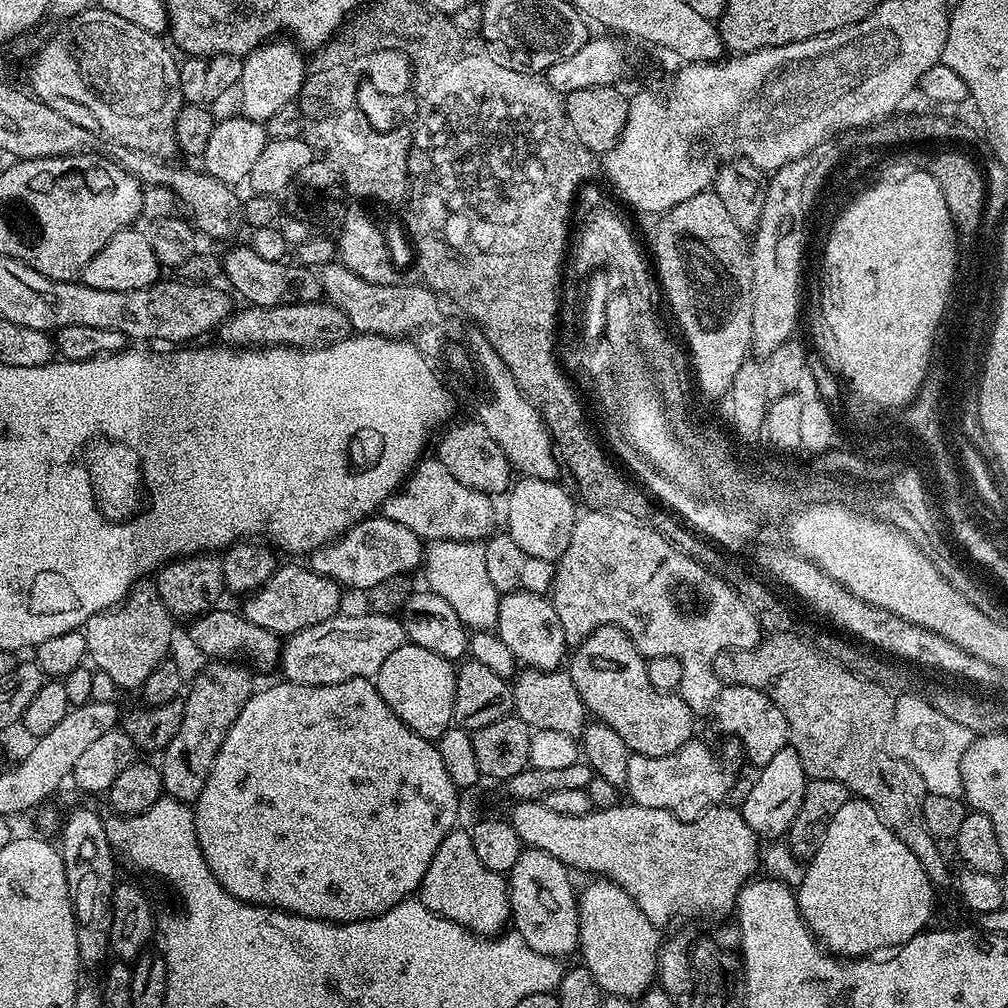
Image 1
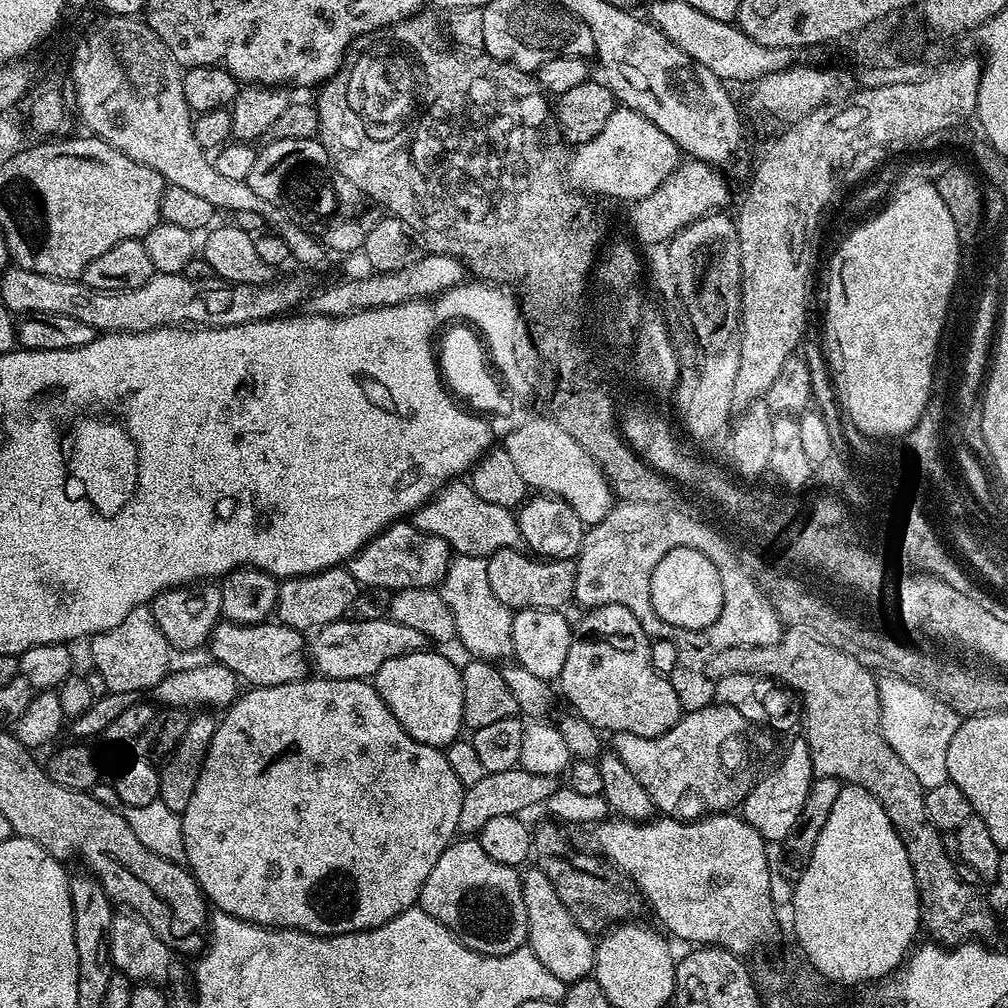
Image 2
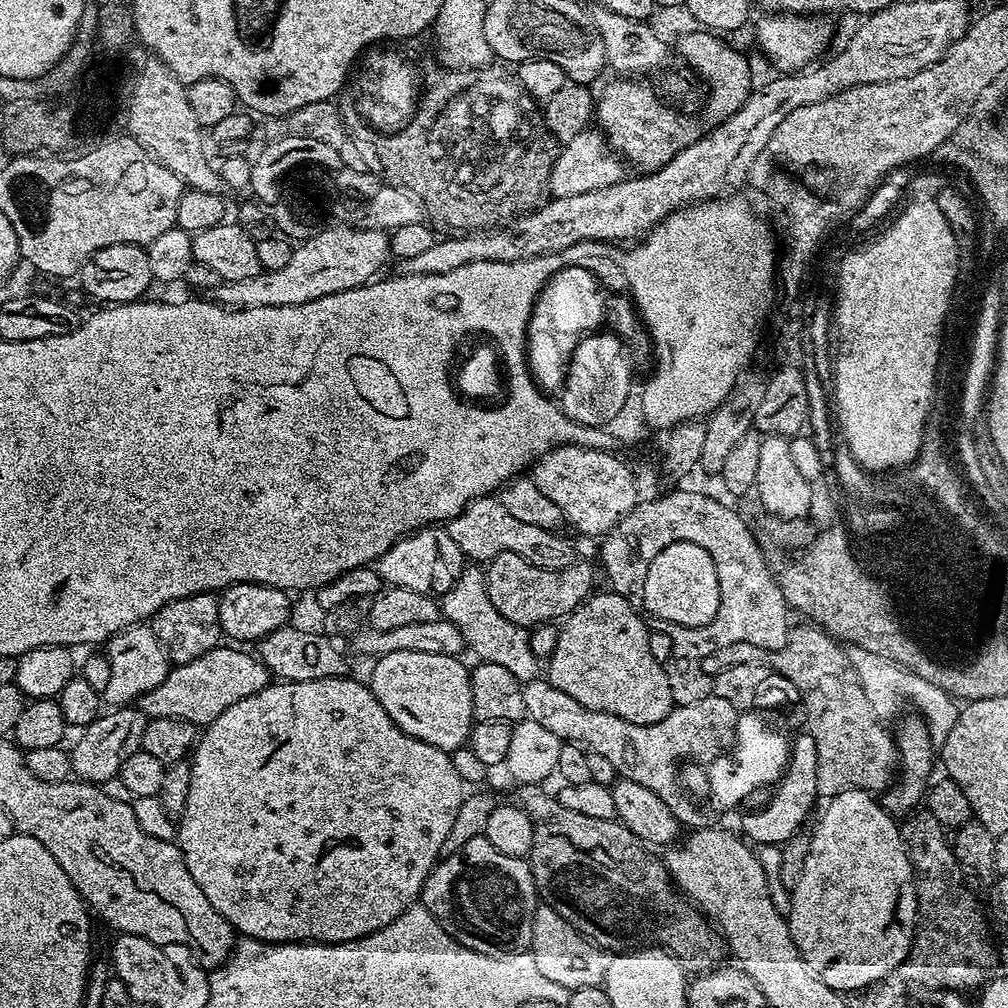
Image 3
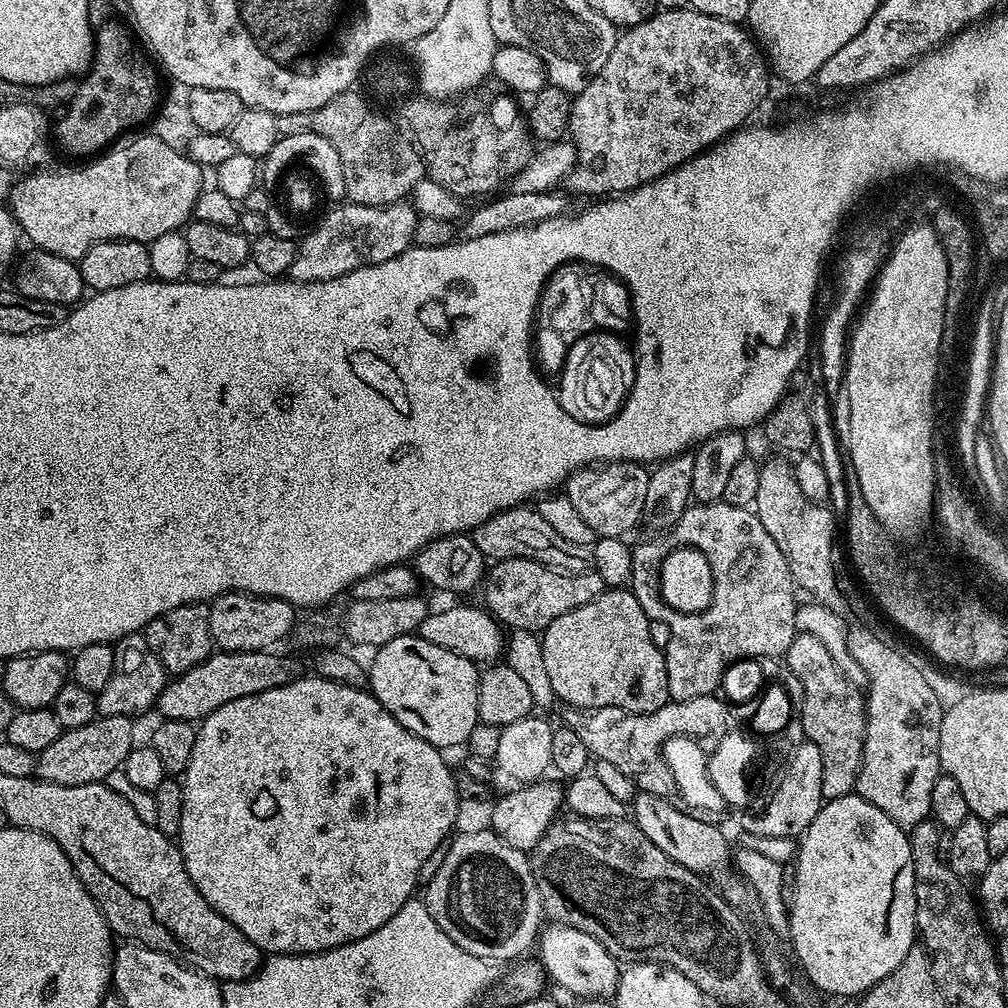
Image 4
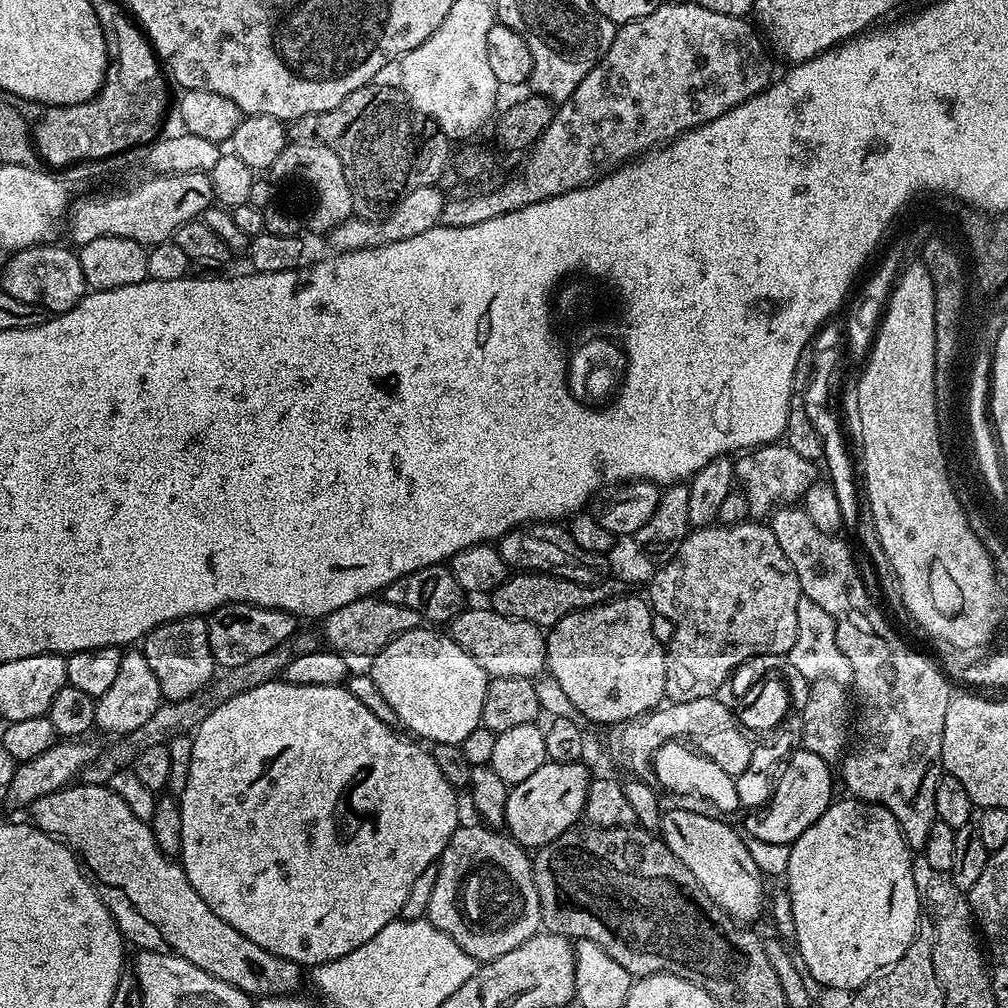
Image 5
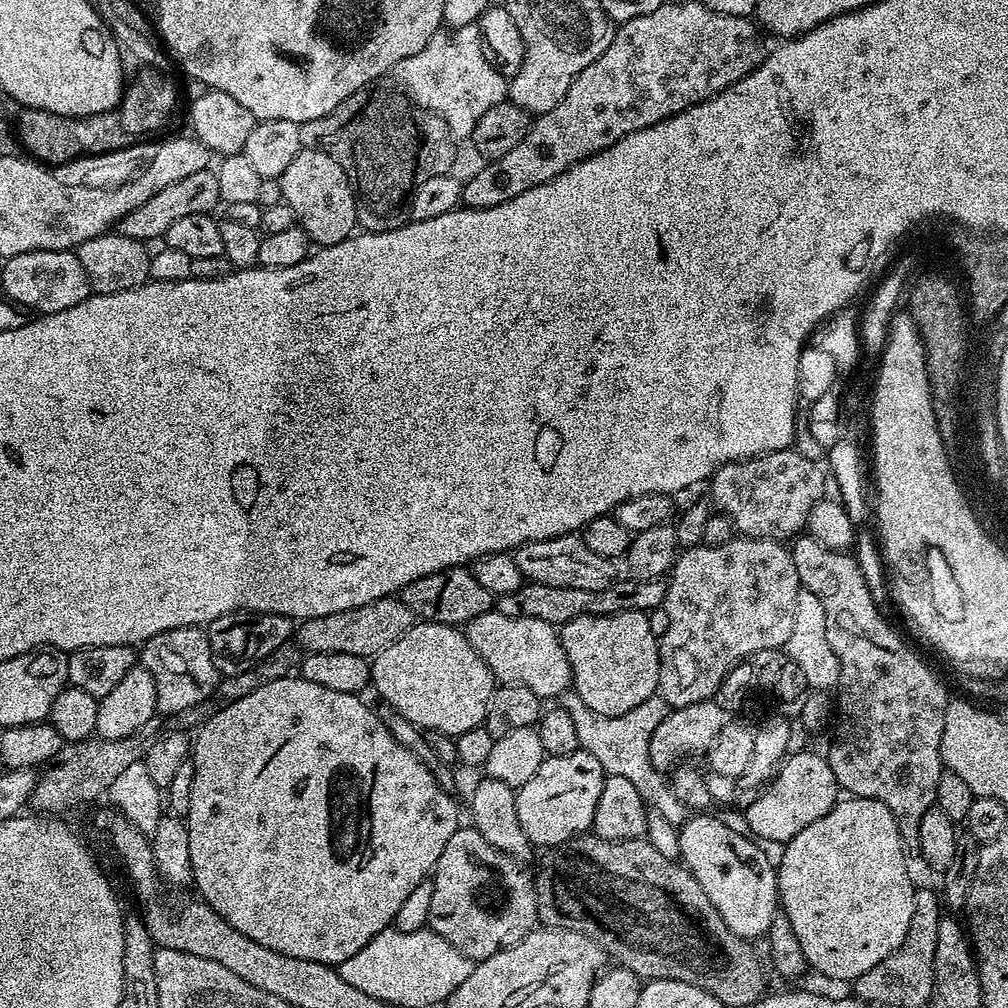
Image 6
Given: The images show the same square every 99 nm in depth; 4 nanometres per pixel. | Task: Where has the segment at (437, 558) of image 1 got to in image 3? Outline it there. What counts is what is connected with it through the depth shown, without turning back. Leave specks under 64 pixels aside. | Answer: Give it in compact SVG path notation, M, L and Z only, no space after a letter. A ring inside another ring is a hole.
M480 566L465 567L464 573L457 578L454 586L439 597L438 603L443 619L451 621L460 628L465 645L483 662L494 662L498 666L506 666L514 678L522 682L537 679L542 672L541 657L536 656L531 648L529 629L519 628L514 622L502 618L498 610L494 610L494 602L490 602L490 594L486 590L485 569Z

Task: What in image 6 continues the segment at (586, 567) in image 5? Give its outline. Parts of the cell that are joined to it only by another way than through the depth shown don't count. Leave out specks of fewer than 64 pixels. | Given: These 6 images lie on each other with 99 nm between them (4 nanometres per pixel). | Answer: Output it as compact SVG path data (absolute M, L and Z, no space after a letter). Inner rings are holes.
M576 534L521 544L515 549L514 555L525 581L533 584L570 586L574 590L606 590L606 586L610 586L618 578L617 565L602 558L602 554L593 554L583 538Z

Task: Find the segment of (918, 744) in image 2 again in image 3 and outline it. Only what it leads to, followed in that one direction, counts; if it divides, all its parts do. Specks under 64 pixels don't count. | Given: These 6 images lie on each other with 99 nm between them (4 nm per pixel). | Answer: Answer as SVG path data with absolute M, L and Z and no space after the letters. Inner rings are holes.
M868 656L865 664L859 665L860 681L864 683L866 698L870 698L870 706L874 714L881 718L892 716L896 712L896 703L899 700L914 700L922 713L923 719L928 725L928 732L933 741L943 742L950 734L958 715L958 704L953 697L944 692L938 686L926 682L926 678L918 678L908 668L897 666L894 662L883 660L881 656Z

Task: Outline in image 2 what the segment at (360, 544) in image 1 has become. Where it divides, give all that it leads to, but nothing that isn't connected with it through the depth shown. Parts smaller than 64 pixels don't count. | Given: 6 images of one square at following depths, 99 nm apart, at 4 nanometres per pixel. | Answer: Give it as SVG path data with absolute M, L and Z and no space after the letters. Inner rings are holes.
M397 522L366 542L366 546L362 546L362 550L347 561L346 567L348 573L365 589L436 588L443 580L453 555L452 549L442 538L426 534L410 522Z

